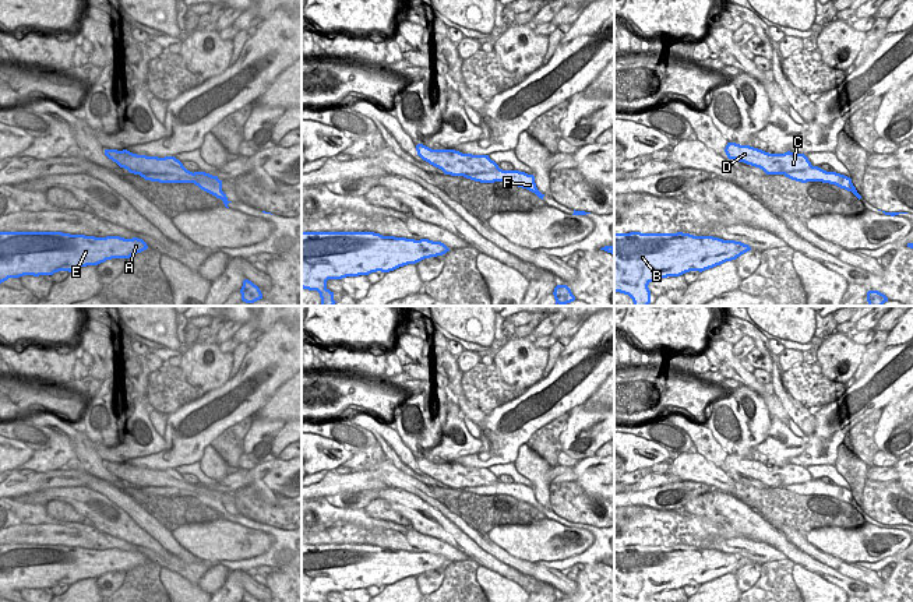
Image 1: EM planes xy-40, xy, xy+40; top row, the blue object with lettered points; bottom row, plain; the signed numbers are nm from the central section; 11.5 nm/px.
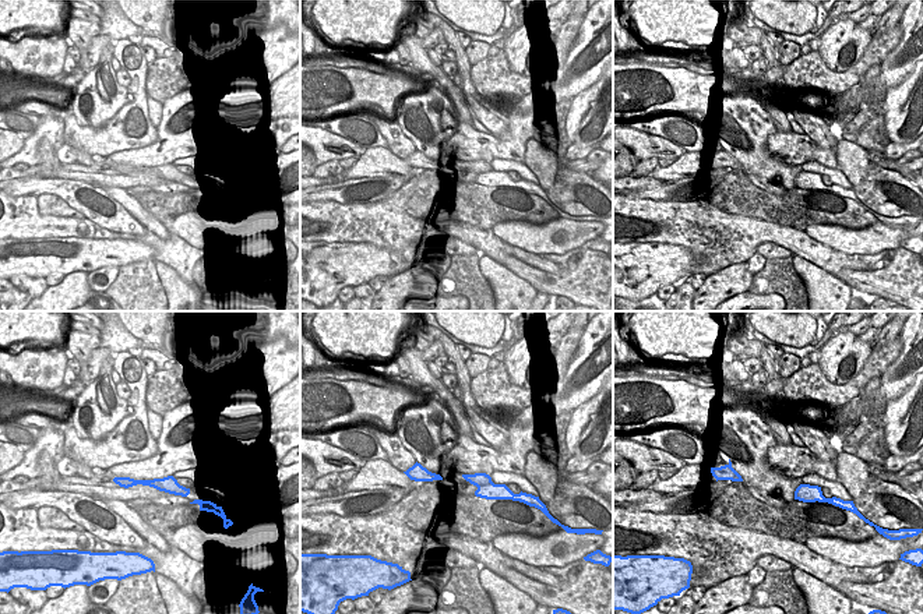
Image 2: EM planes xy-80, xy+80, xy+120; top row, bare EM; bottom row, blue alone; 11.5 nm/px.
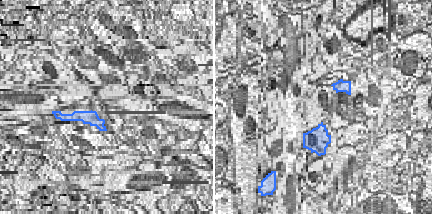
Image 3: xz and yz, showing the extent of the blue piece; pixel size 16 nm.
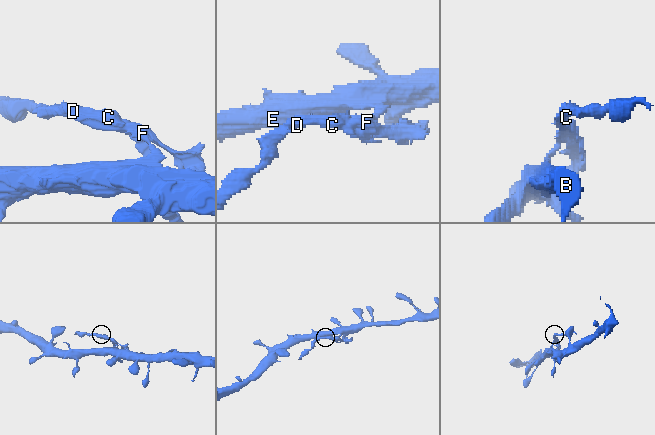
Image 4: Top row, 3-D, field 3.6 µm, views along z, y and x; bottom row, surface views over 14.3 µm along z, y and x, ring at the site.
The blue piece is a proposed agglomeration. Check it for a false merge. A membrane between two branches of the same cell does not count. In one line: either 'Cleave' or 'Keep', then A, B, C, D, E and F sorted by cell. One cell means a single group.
Cleave. Groups: A B E F / C D.

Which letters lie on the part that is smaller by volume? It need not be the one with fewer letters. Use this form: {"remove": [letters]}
{"remove": ["C", "D"]}

